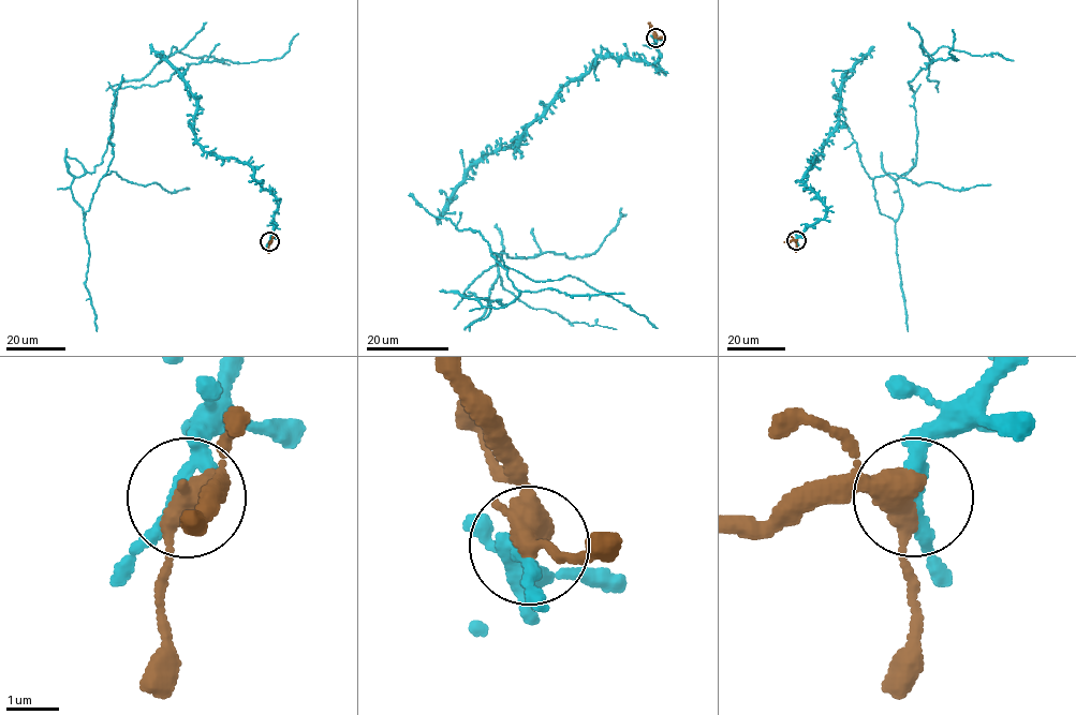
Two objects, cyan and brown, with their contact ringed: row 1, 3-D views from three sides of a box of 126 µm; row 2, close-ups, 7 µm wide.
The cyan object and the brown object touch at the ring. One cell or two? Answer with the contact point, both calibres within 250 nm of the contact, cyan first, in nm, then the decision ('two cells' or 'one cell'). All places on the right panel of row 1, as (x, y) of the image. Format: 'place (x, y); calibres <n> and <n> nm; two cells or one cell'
place (796, 240); calibres 220 and 480 nm; one cell

